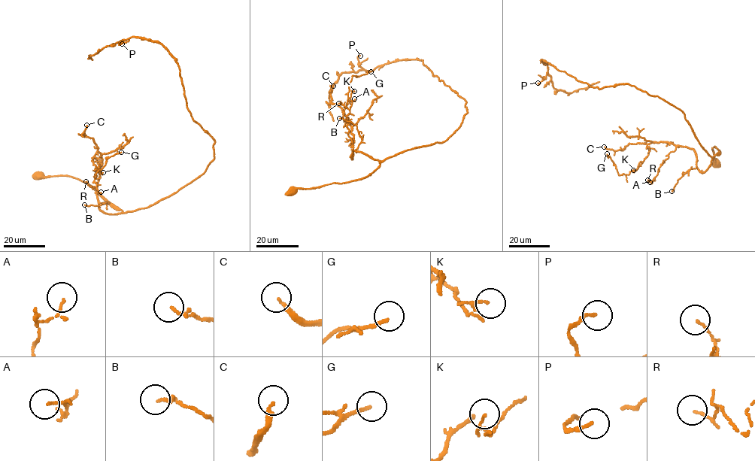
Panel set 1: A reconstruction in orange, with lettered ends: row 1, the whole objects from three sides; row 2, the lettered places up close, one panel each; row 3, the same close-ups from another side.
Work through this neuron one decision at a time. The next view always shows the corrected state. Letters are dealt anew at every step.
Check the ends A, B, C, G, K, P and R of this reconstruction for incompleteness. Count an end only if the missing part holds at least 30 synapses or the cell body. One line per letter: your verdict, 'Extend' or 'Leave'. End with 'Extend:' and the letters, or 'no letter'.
A: Leave
B: Leave
C: Extend
G: Leave
K: Leave
P: Leave
R: Leave
Extend: C

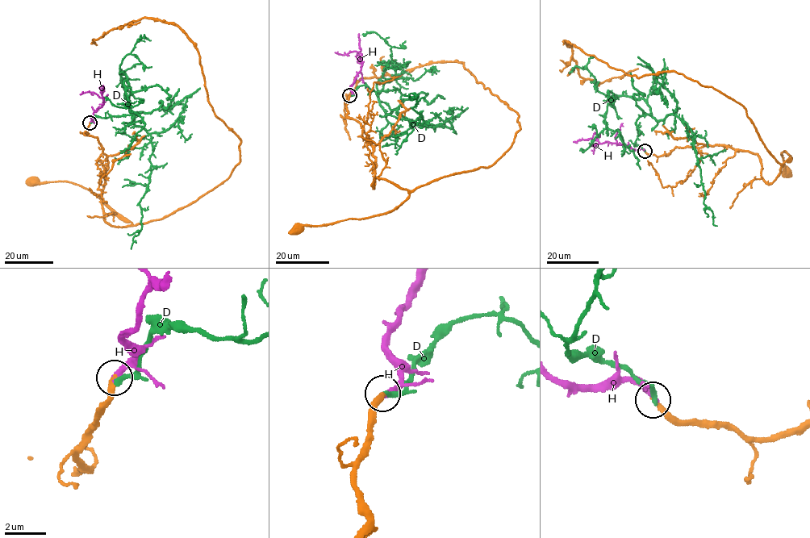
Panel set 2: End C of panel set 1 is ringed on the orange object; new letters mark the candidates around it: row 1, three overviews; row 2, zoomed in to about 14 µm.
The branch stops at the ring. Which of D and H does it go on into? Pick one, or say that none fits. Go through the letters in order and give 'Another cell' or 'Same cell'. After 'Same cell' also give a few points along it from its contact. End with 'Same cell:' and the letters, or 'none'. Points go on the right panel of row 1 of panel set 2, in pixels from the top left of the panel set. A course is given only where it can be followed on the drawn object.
D: Another cell
H: Same cell. Its course: (645, 152), (609, 142), (593, 144), (593, 153)
Same cell: H

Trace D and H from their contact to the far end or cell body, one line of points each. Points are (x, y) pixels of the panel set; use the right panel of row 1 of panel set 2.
D: (645, 152), (633, 146), (636, 123), (651, 115), (649, 106), (611, 97), (607, 128), (620, 131), (640, 169)
H: (645, 152), (609, 142), (593, 144), (593, 153)

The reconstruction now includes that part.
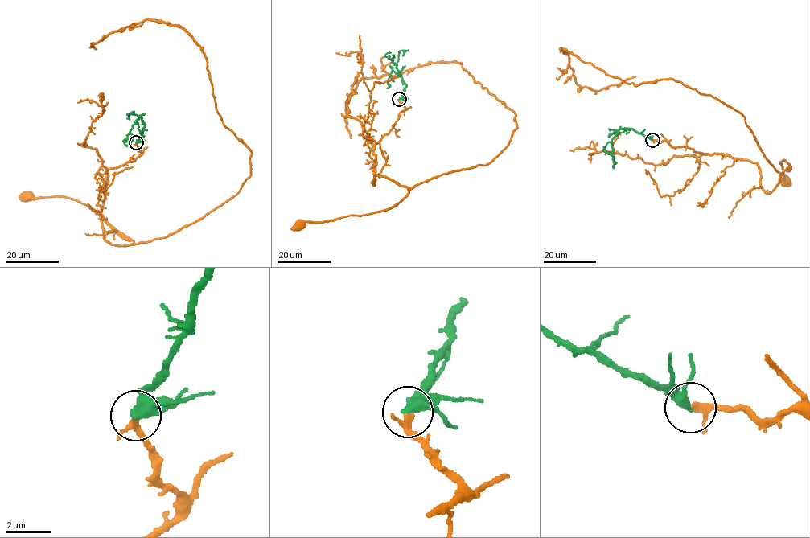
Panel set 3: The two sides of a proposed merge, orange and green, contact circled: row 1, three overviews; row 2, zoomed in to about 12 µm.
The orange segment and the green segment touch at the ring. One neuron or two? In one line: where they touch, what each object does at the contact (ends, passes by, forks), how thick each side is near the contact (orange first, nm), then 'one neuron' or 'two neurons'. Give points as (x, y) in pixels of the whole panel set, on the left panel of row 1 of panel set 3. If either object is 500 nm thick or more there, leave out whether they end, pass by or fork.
at (136, 142); orange passes by; green passes by; 240 nm thick on the orange side, 340 nm on the other; one neuron

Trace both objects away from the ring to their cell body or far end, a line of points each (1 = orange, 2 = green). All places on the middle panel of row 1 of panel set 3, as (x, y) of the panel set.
1: (399, 100), (405, 109), (374, 145), (373, 182), (376, 174), (387, 177), (407, 194), (377, 212), (299, 226)
2: (399, 100), (406, 88), (405, 83), (396, 63), (384, 55), (390, 52)

